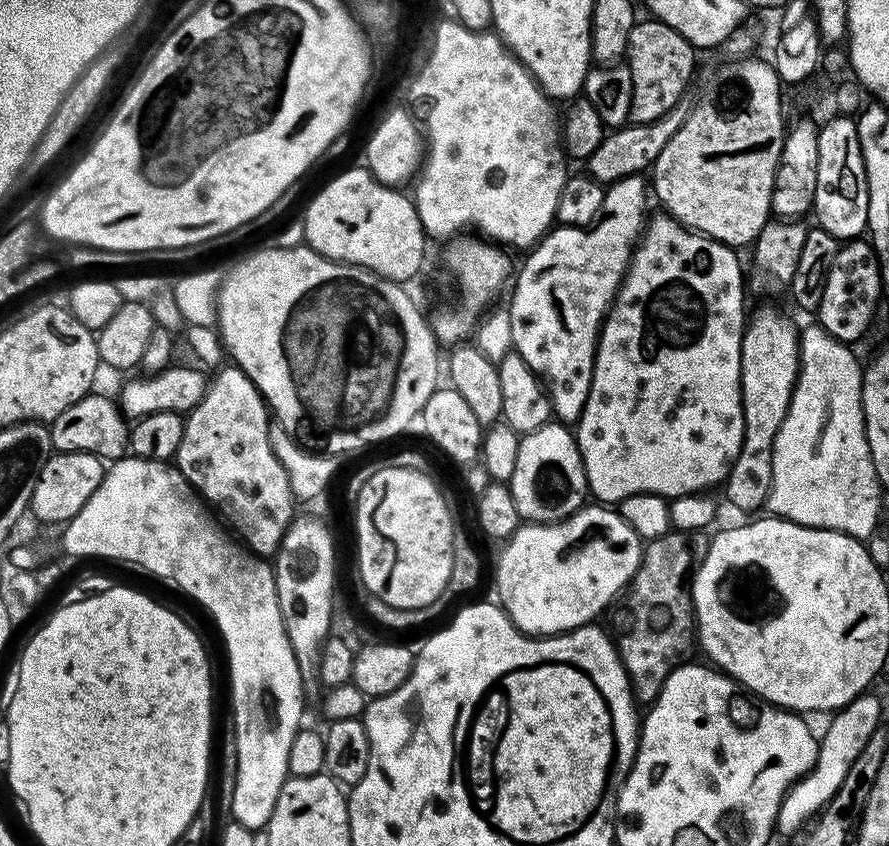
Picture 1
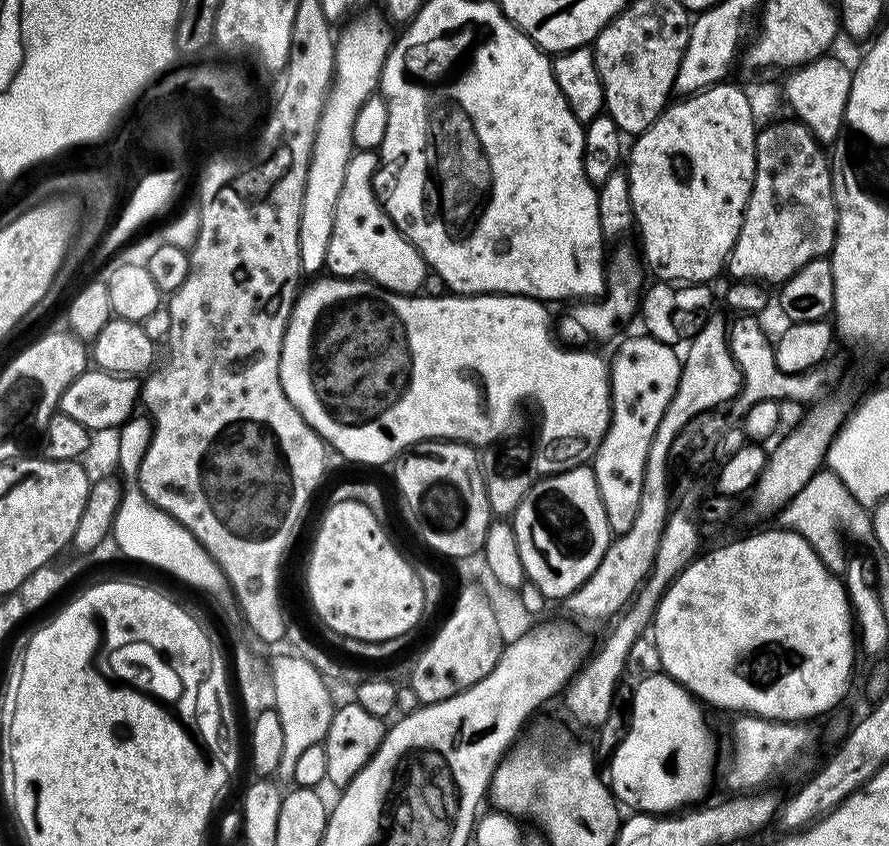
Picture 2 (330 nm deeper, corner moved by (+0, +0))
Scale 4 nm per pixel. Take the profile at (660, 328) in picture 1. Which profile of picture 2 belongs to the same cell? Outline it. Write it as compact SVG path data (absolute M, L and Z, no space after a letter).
M620 356L620 360L628 360L628 364L610 364L610 419L590 464L606 506L608 525L614 534L634 526L650 442L658 430L658 422L662 422L667 404L671 402L668 392L656 392L656 380L672 380L672 376L652 376L652 364L648 364L648 376L636 376L632 356Z

